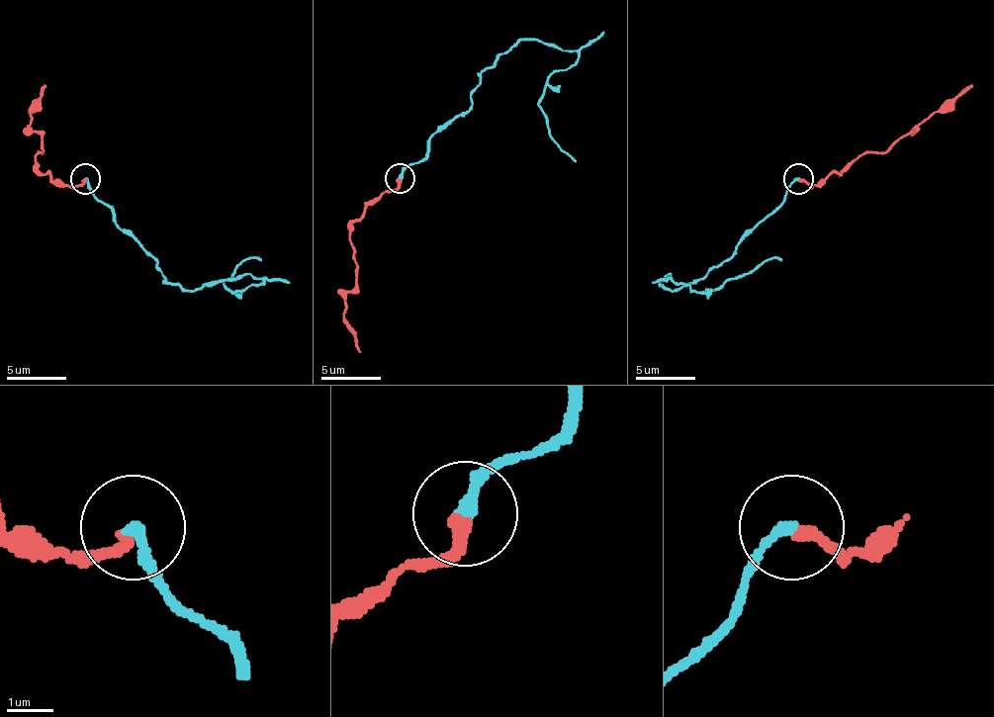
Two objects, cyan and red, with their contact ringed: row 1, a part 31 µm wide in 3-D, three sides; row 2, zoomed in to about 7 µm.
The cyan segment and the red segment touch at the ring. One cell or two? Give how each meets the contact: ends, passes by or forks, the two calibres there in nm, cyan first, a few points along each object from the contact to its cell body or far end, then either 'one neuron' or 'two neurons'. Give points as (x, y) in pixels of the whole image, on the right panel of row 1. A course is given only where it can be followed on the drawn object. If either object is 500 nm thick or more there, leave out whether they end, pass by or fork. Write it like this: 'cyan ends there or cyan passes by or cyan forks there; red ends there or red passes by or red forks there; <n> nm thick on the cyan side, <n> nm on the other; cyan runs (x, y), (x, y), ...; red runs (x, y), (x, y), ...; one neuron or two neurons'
cyan ends there; red ends there; 260 nm thick on the cyan side, 280 nm on the other; cyan runs (797, 179), (701, 278), (675, 291), (660, 281), (672, 275), (698, 291), (716, 291), (773, 257), (782, 260); red runs (797, 179), (818, 185), (866, 152), (887, 152), (905, 134), (942, 114), (971, 83); two neurons

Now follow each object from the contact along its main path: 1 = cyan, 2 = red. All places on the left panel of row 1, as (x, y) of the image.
1: (86, 179), (113, 222), (188, 291), (248, 275), (263, 281), (224, 284), (251, 257), (260, 260)
2: (83, 179), (77, 185), (62, 185), (35, 161), (42, 152), (42, 134), (29, 126), (29, 114), (45, 83)

